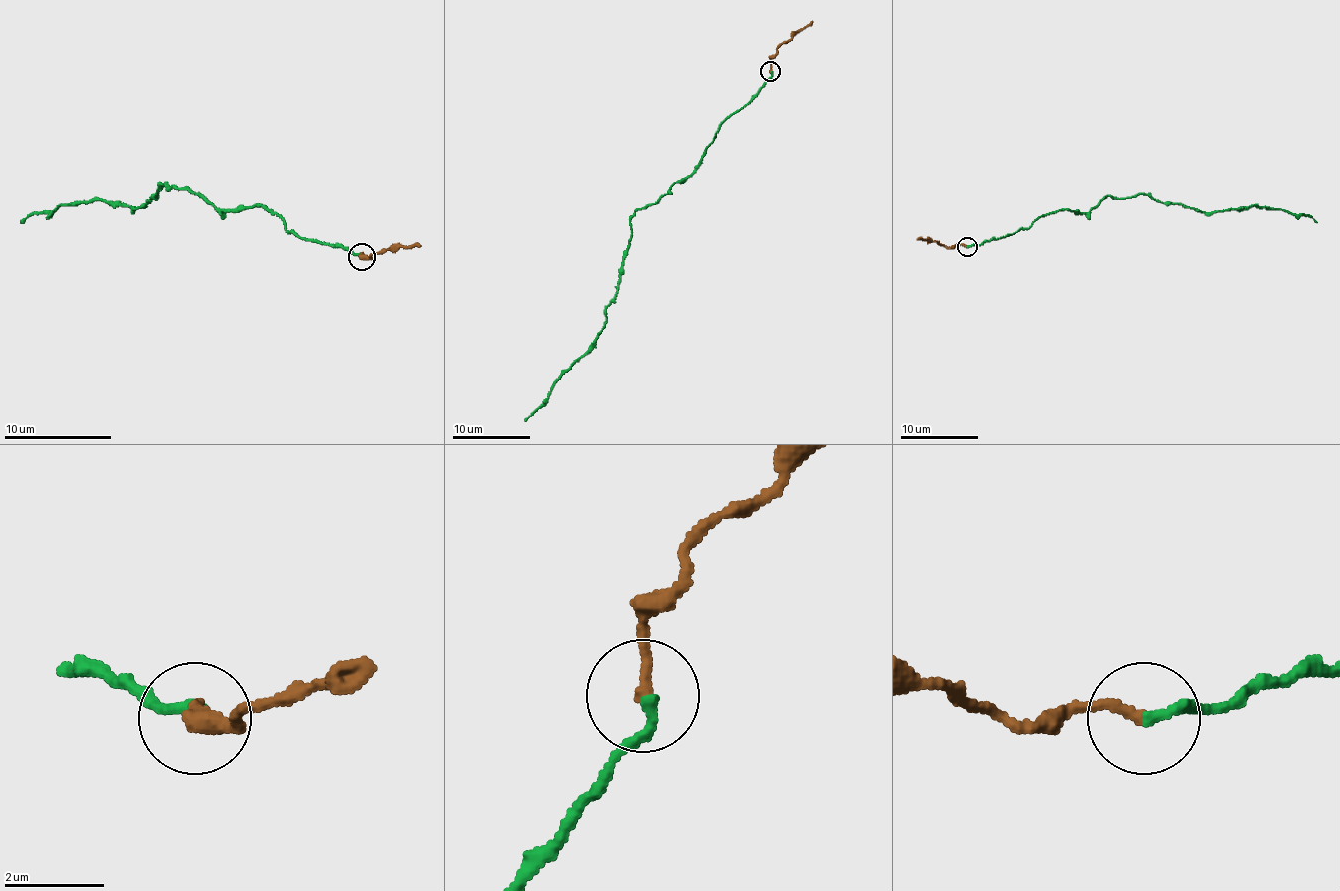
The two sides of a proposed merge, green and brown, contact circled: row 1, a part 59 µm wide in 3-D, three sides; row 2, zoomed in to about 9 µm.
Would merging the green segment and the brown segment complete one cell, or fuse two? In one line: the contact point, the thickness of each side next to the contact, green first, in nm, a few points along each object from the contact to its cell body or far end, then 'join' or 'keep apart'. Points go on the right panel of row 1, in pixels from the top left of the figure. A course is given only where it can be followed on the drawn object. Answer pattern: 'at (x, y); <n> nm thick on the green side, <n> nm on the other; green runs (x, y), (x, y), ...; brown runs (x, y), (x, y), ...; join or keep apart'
at (967, 246); 220 nm thick on the green side, 220 nm on the other; green runs (968, 246), (1014, 234), (1059, 211), (1088, 213), (1108, 195), (1149, 193), (1205, 213), (1258, 205), (1316, 222); brown runs (968, 246), (946, 246), (917, 238); join

